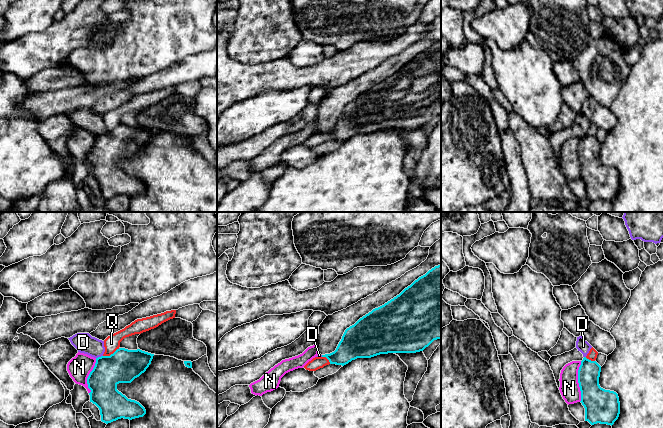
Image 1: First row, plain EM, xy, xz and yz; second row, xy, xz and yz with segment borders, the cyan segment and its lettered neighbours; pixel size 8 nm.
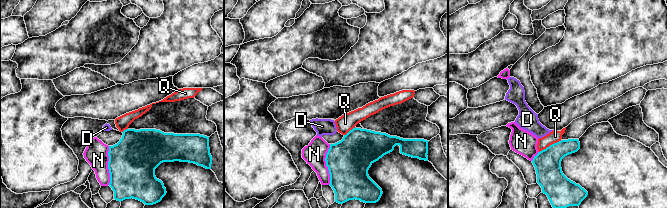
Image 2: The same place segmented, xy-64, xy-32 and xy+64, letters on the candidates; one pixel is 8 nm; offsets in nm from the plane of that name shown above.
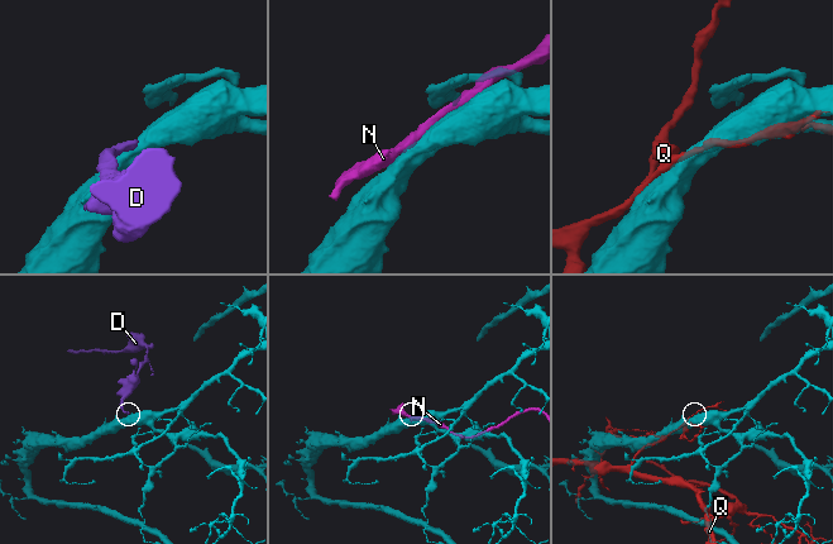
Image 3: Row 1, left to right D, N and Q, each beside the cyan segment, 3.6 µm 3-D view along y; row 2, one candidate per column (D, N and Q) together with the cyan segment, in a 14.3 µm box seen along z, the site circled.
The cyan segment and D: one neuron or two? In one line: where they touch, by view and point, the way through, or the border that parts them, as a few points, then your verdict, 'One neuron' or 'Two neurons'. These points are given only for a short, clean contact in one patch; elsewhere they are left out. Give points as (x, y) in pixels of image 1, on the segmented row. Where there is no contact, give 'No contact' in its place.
Touches cyan at xy (99, 357). Boundary: xy (102, 355), (96, 358). Two neurons

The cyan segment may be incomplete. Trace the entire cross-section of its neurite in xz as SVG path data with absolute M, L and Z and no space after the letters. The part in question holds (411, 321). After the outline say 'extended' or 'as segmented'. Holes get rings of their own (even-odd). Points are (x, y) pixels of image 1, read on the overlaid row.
M441 265L429 270L399 295L347 328L336 350L322 357L326 357L330 364L344 366L357 358L420 352L437 339L441 339Z; as segmented

